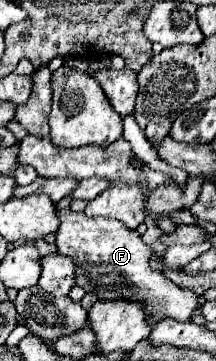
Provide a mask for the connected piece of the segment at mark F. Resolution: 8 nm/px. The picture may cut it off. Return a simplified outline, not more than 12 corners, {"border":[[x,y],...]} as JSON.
{"border":[[60,211],[56,247],[76,285],[140,303],[150,329],[190,321],[192,289],[150,267],[138,231]]}

